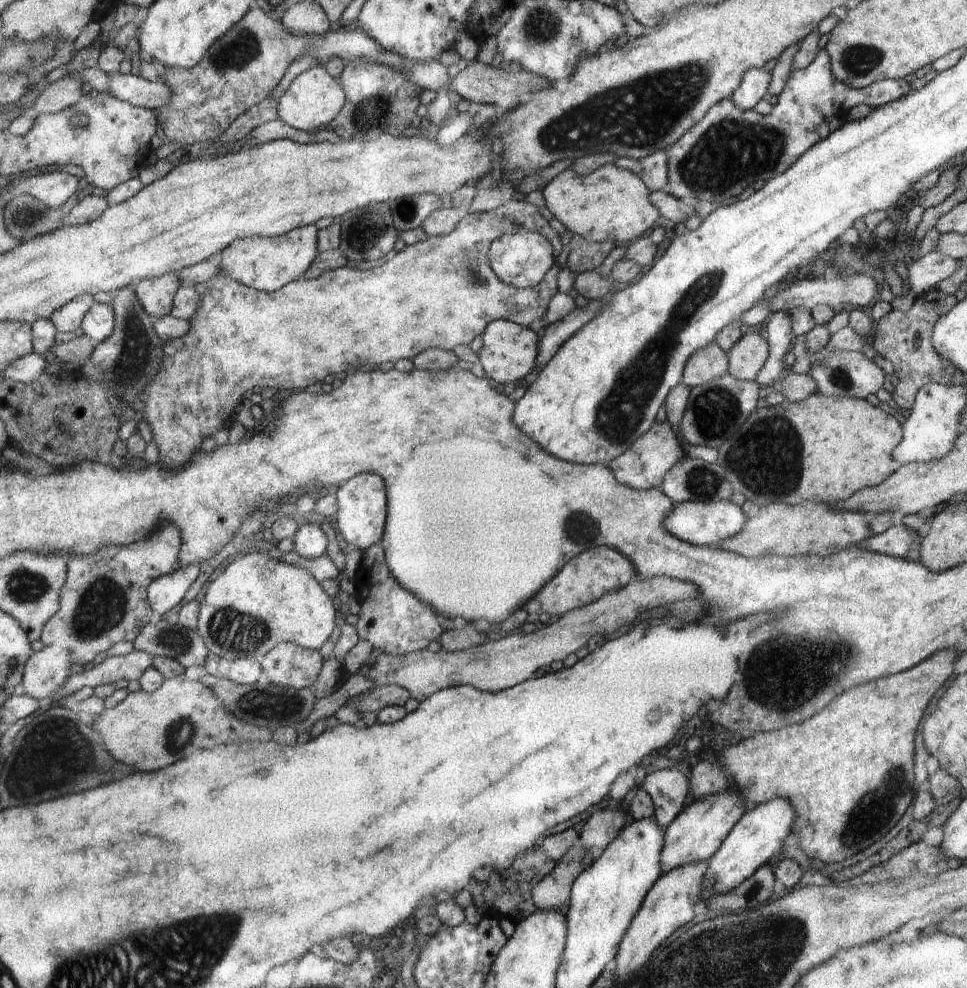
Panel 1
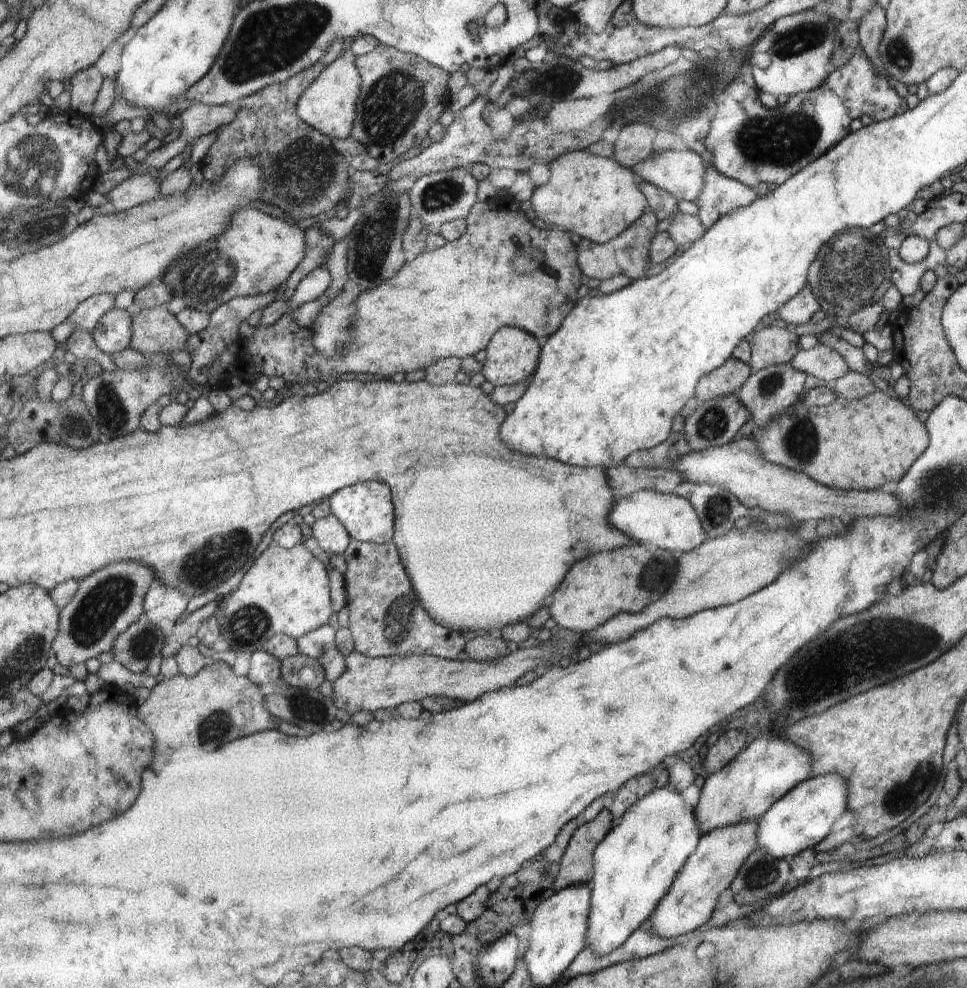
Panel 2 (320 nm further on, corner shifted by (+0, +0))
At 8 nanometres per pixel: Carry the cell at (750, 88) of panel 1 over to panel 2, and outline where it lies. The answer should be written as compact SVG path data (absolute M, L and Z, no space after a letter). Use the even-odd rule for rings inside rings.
M808 9L776 20L754 46L754 54L750 60L753 77L760 93L770 93L777 98L780 94L792 96L810 92L823 86L823 82L827 81L827 76L834 70L834 66L831 64L831 56L834 46L833 38L839 24L840 22L831 17L825 9Z

